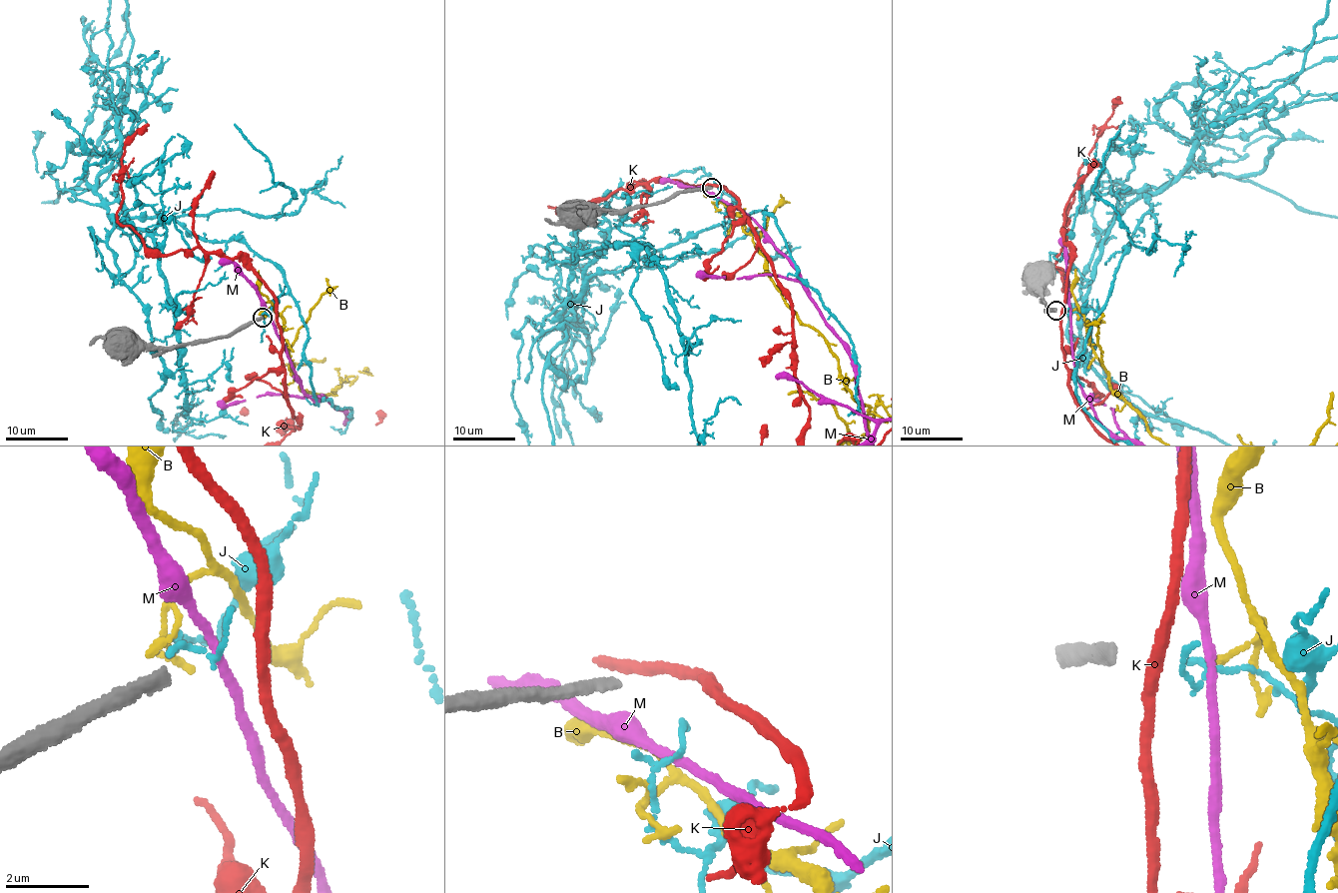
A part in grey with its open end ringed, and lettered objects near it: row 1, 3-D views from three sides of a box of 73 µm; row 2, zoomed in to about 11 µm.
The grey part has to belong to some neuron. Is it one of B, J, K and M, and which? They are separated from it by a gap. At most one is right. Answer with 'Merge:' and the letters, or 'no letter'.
Merge: no letter

